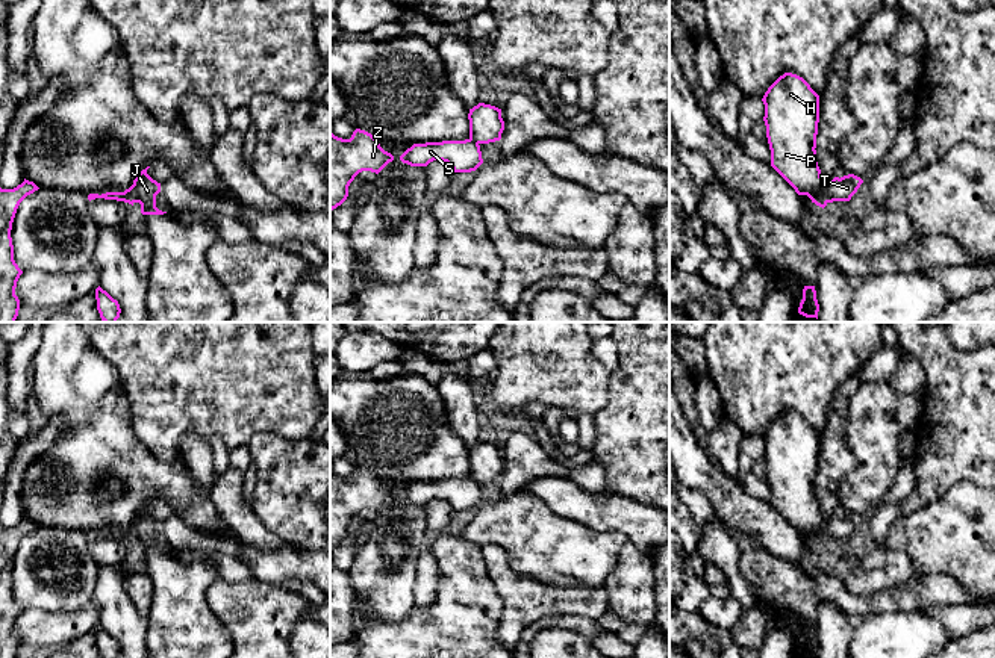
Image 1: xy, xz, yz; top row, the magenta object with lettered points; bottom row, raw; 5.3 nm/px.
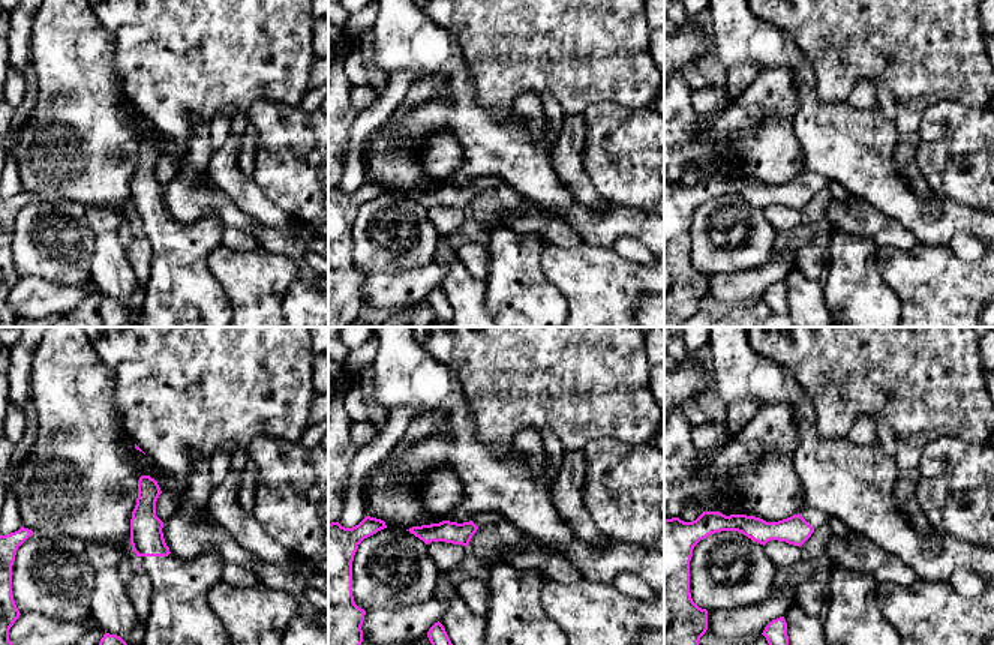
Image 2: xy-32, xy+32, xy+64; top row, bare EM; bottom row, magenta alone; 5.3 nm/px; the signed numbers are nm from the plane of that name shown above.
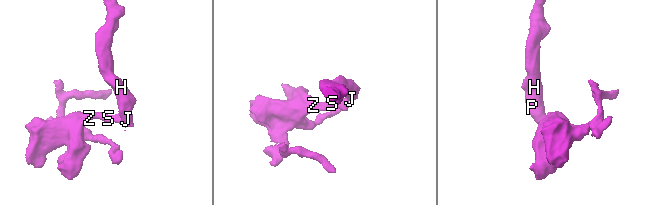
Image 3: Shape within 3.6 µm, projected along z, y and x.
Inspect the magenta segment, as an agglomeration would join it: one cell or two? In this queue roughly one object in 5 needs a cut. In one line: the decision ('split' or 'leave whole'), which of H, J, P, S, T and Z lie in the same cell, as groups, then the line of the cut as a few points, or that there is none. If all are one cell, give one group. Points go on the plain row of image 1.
split | H J P / S T Z | xy (131, 525), (132, 542)

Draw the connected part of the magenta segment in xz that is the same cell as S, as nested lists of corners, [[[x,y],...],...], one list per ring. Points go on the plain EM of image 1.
[[[473,478],[413,483],[400,499],[410,505],[427,505],[433,499],[442,499],[453,511],[471,511],[483,502],[480,484]]]

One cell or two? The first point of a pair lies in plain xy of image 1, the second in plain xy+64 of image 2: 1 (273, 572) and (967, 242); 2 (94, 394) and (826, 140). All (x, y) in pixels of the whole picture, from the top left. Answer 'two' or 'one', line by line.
1: two
2: one

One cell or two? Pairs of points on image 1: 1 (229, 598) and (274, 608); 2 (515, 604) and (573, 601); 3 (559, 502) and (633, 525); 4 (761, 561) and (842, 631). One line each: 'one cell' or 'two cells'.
1: one cell
2: one cell
3: one cell
4: two cells

